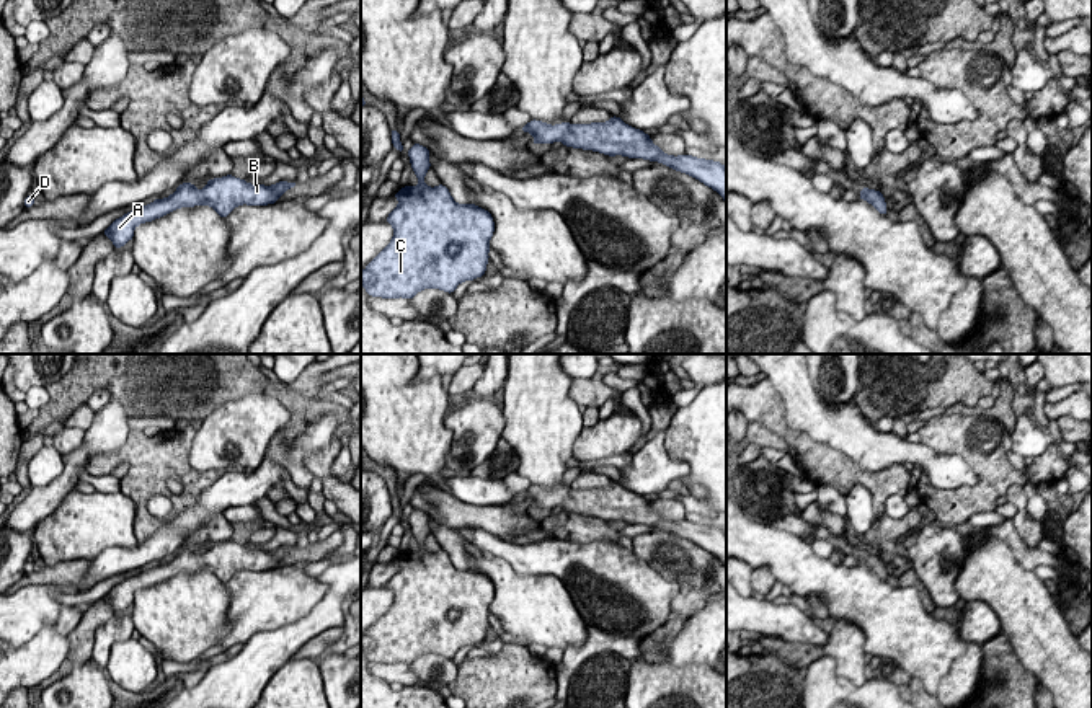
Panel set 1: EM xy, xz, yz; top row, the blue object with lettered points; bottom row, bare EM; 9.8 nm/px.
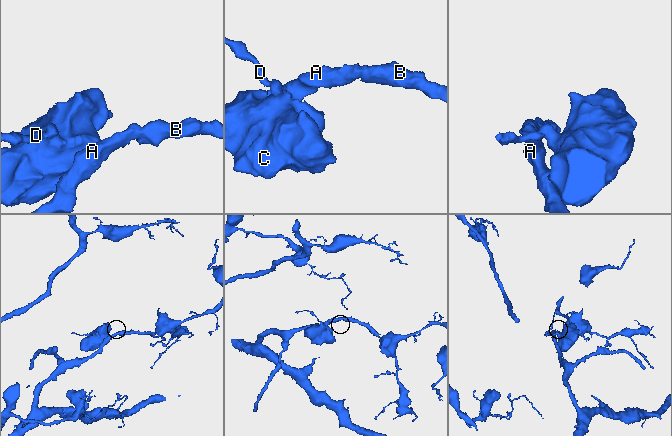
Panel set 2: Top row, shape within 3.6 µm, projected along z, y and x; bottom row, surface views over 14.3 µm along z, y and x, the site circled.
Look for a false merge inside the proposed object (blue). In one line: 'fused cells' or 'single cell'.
single cell

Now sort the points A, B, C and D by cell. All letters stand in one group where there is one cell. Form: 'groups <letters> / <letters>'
groups A B C D

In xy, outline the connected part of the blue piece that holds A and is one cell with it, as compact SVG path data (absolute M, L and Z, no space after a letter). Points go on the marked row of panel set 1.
M233 175L207 179L199 191L193 183L183 183L176 191L165 197L155 199L152 204L140 206L135 210L116 219L103 233L113 240L114 248L122 248L134 238L134 228L140 223L160 219L180 207L211 206L220 217L227 217L237 206L268 206L277 199L295 183L279 181L273 186L250 184Z

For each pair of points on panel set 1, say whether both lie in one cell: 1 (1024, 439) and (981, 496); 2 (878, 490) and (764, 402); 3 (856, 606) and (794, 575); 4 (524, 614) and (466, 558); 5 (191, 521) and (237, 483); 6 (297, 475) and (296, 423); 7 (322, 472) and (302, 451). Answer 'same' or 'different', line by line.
1: different
2: same
3: same
4: same
5: same
6: same
7: different

